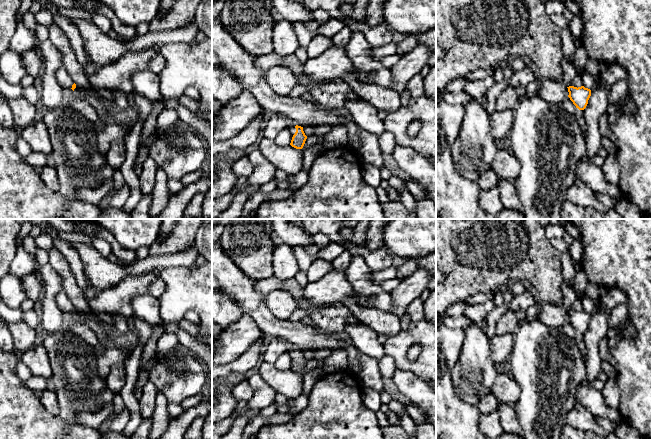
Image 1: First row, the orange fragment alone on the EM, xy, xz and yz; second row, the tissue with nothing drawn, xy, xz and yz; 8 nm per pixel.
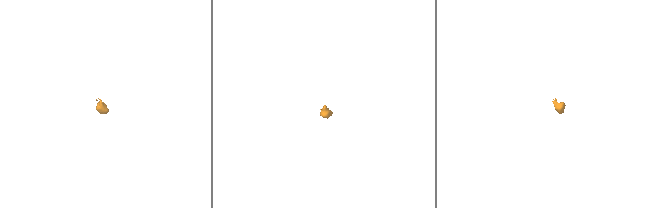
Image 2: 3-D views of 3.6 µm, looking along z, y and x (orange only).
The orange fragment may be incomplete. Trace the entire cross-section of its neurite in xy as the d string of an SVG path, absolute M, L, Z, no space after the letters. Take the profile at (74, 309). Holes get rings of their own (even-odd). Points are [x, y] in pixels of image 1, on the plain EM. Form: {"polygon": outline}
{"polygon": "M63 289L56 296L56 303L63 313L68 312L74 315L76 312L76 308Z"}

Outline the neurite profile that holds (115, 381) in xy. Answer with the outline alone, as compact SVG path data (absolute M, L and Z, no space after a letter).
M125 364L113 365L106 378L107 388L114 393L120 393L126 381Z

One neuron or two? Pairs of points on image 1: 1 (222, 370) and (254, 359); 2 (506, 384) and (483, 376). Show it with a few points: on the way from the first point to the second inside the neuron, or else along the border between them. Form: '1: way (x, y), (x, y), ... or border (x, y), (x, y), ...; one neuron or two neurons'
1: way (230, 368), (246, 362); one neuron
2: border (498, 374), (490, 393); two neurons

